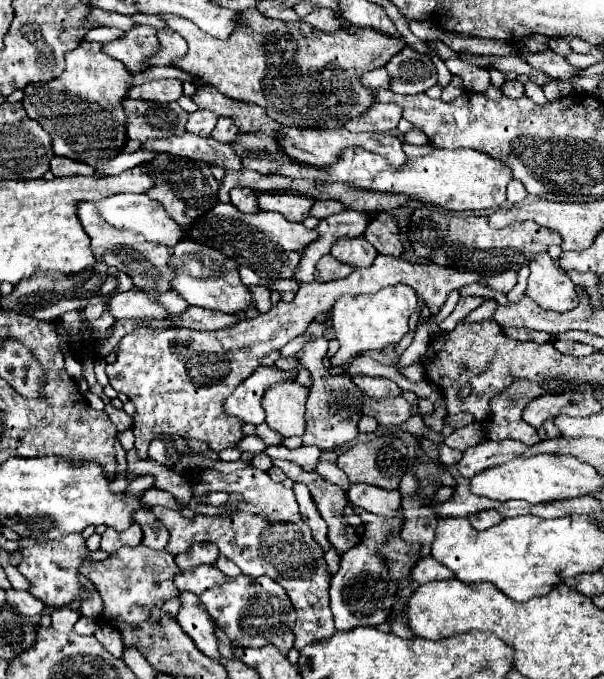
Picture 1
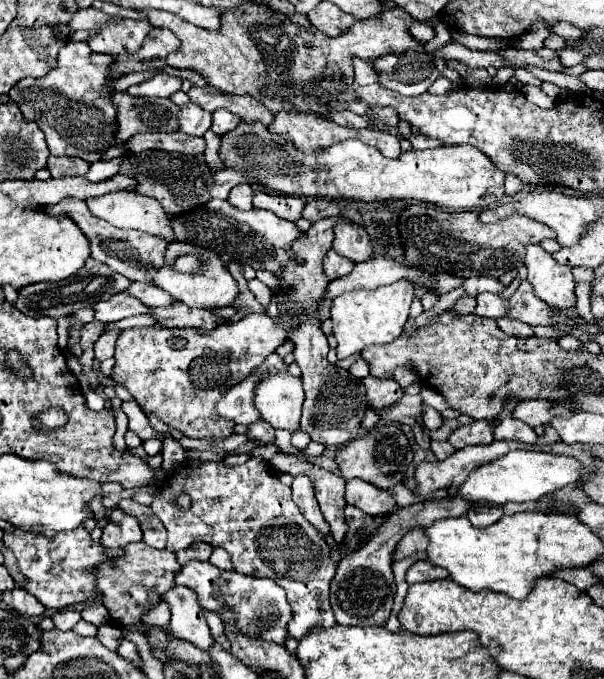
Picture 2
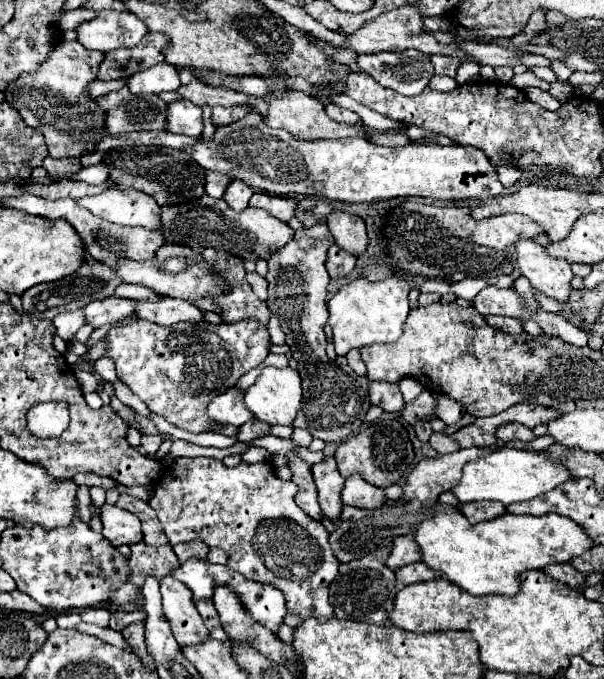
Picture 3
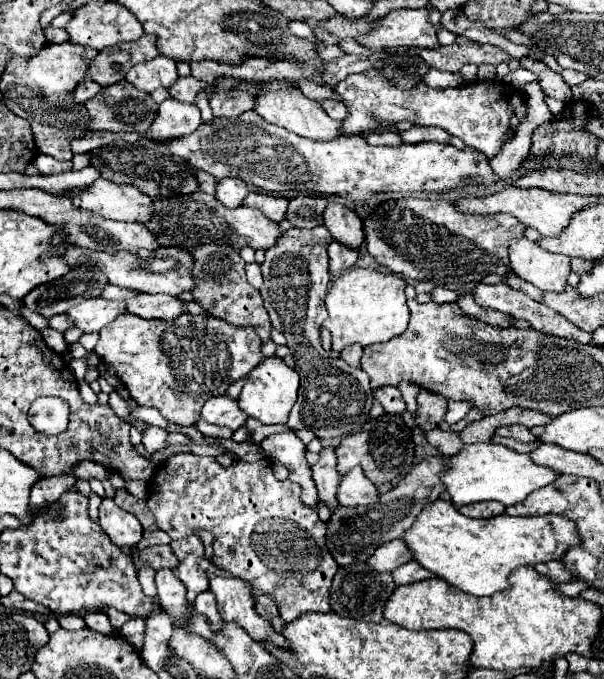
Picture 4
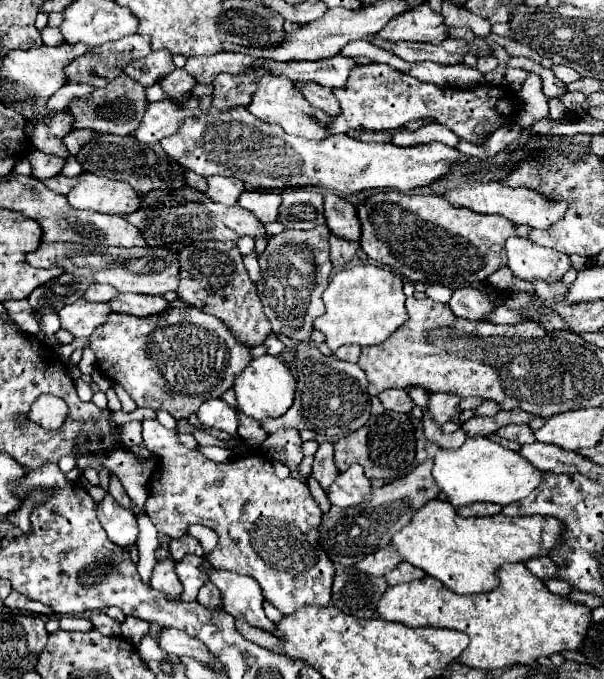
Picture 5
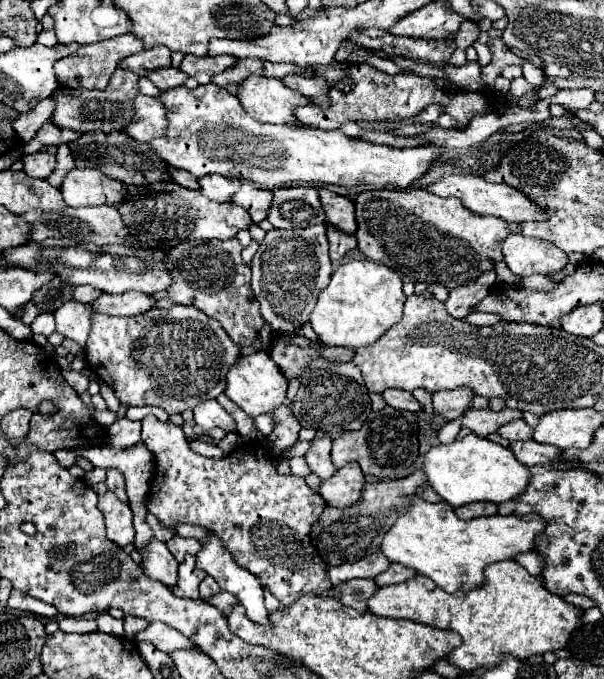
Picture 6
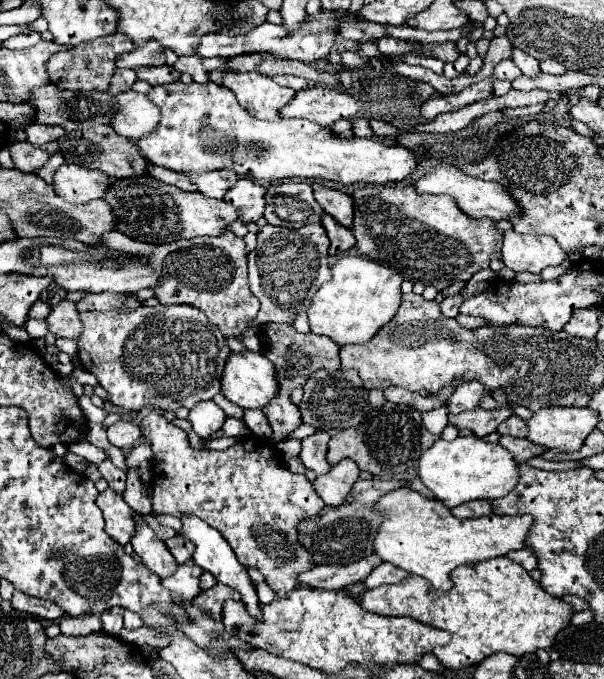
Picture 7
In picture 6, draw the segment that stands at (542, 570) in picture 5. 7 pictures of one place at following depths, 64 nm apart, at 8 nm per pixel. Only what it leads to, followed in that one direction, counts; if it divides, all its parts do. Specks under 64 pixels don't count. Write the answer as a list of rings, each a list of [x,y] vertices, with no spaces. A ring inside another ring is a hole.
[[[534,550],[518,554],[518,556],[516,556],[516,562],[522,564],[532,576],[538,576],[538,574],[542,572],[542,568],[544,568],[544,560],[542,560]]]

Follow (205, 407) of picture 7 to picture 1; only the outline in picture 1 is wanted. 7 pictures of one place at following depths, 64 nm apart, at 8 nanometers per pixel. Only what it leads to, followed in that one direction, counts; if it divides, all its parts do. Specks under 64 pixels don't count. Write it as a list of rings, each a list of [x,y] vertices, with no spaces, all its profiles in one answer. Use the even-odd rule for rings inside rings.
[[[260,366],[254,370],[254,374],[250,378],[246,378],[230,396],[228,400],[224,400],[222,408],[228,416],[236,416],[242,422],[248,424],[262,424],[264,422],[264,408],[260,404],[262,394],[266,392],[266,388],[274,382],[280,380],[294,380],[294,376],[290,372],[282,372],[278,368],[266,368]]]

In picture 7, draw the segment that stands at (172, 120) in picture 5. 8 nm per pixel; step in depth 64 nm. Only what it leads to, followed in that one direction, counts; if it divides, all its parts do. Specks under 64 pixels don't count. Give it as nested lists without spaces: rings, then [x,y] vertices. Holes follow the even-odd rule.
[[[132,90],[112,96],[112,128],[130,140],[142,138],[160,122],[158,108],[144,96]]]

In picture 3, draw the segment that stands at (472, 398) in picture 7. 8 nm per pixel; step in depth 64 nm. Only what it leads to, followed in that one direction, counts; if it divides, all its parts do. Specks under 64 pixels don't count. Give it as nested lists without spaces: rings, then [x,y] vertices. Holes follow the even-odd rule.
[[[424,390],[412,404],[406,404],[404,410],[400,412],[402,418],[414,426],[416,436],[422,442],[428,442],[428,438],[432,434],[430,418],[436,416],[436,408],[438,408],[436,396],[432,392],[428,392],[428,390]]]

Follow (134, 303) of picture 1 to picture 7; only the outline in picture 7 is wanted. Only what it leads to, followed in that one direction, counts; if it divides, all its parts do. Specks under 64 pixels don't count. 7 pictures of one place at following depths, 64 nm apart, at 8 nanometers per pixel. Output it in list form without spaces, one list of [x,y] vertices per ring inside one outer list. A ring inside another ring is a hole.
[[[62,300],[52,312],[46,316],[48,332],[58,338],[76,338],[80,334],[80,320],[74,302]]]

